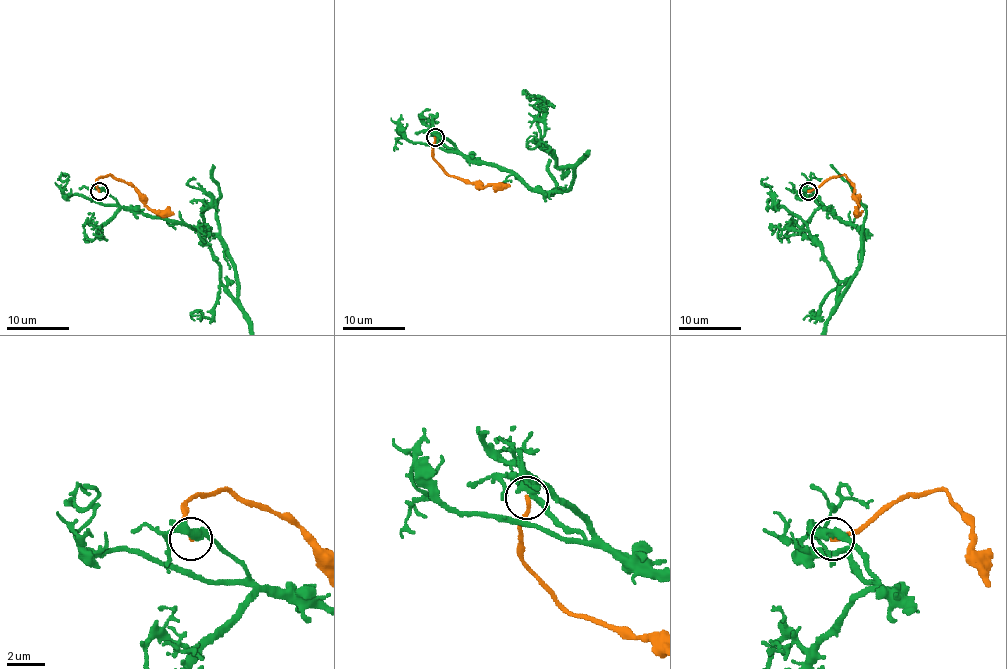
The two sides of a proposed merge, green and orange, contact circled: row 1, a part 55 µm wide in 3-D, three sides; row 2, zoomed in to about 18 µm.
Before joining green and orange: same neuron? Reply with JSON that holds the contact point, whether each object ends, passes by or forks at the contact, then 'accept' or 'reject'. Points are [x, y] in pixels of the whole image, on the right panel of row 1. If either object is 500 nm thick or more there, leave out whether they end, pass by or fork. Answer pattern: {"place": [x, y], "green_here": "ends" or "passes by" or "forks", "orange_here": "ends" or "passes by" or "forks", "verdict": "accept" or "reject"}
{"place": [808, 191], "green_here": "passes by", "orange_here": "ends", "verdict": "reject"}

